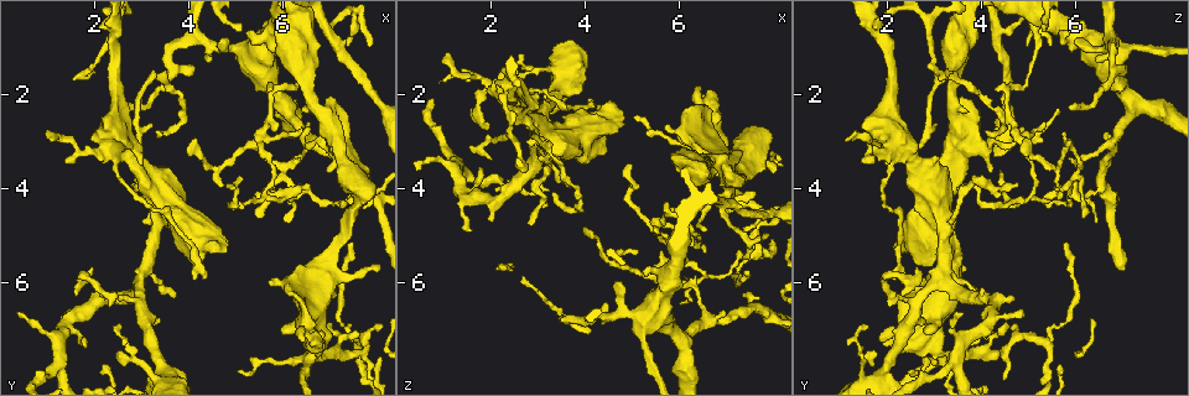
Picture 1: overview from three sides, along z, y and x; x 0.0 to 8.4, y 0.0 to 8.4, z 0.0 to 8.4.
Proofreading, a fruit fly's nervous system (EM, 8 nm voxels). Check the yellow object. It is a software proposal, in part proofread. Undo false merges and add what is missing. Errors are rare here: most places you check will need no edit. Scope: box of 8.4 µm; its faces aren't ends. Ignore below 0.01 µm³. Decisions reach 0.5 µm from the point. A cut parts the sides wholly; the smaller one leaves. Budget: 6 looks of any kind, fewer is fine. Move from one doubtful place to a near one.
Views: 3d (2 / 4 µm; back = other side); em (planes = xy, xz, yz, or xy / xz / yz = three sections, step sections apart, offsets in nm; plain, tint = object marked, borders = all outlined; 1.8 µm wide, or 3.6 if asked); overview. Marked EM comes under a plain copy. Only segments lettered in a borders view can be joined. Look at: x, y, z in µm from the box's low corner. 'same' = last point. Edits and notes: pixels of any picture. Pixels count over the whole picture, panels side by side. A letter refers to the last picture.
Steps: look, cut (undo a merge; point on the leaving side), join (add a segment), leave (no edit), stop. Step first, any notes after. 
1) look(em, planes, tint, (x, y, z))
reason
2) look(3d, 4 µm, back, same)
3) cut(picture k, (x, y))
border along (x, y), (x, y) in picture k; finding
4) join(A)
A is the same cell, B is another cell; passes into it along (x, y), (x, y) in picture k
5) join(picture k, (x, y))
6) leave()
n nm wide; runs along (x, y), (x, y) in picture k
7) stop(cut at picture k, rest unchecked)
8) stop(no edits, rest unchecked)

look(em, 3.6 µm, planes, borders, (3.50, 4.60, 3.20))
calibre changes

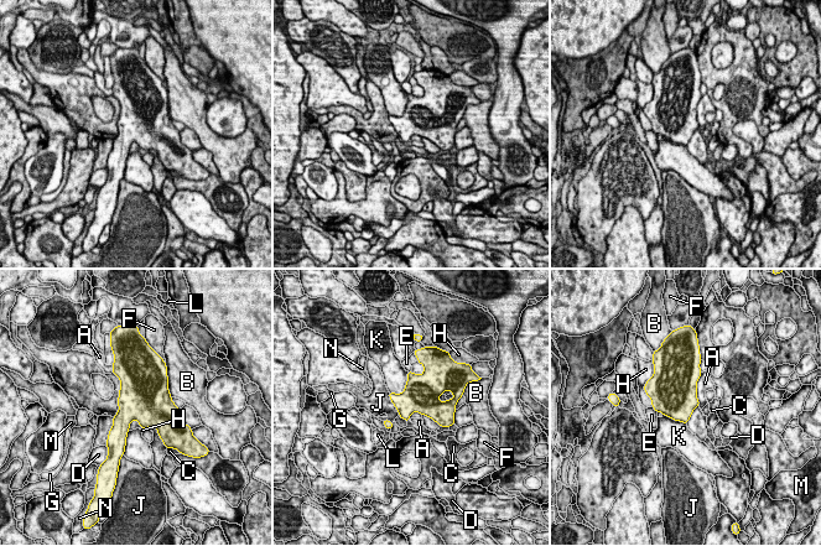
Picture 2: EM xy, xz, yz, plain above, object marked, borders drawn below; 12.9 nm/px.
leave()
A, B, C, D, E, F, G, H, J, K, L, M and N are other cells; continuous, no second neuron

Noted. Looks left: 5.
look(3d, 2 µm, (6.60, 7.05, 2.70))
sudden change in width

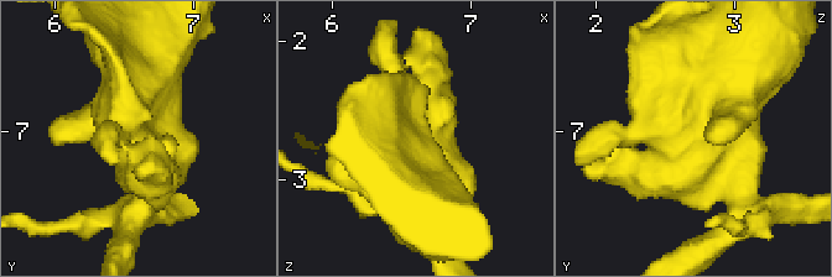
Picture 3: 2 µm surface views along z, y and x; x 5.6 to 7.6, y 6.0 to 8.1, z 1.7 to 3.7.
look(em, planes, borders, (6.60, 7.08, 2.78))
need the tissue

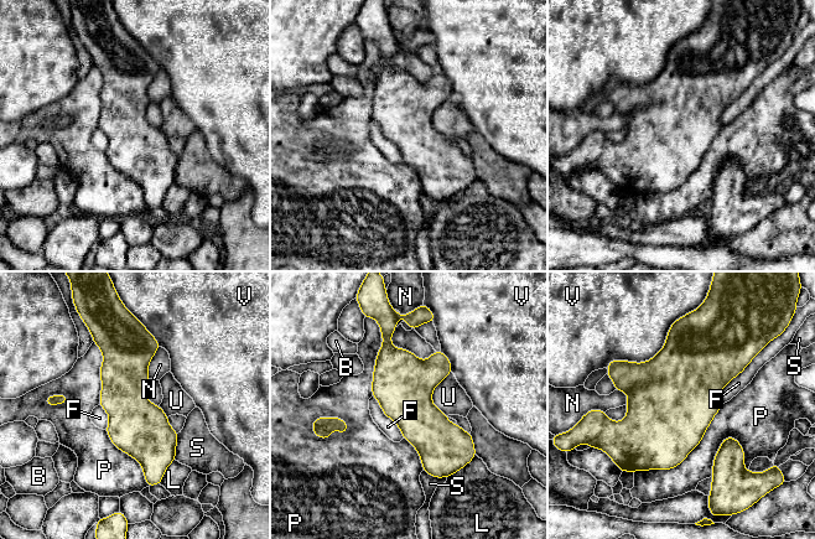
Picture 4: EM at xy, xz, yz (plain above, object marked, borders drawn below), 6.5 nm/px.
leave()
380 nm wide; P touches over 750 nm; B, F, L, N, P, S, U and V are other cells; one neuron here

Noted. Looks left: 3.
look(3d, 4 µm, (6.95, 0.65, 4.30))
branch point

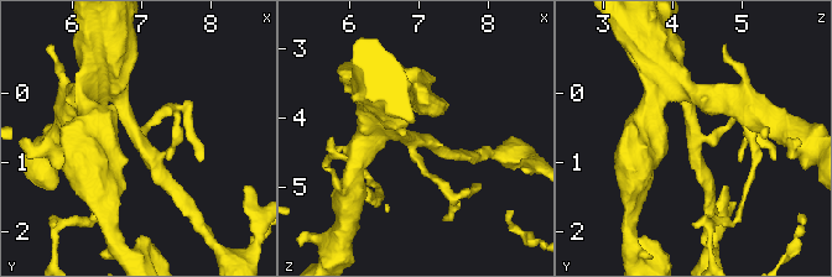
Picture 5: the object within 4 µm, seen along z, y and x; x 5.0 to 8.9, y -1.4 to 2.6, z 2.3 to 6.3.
look(em, yz, step 4, tint, (7.00, 0.70, 4.40))
now the EM

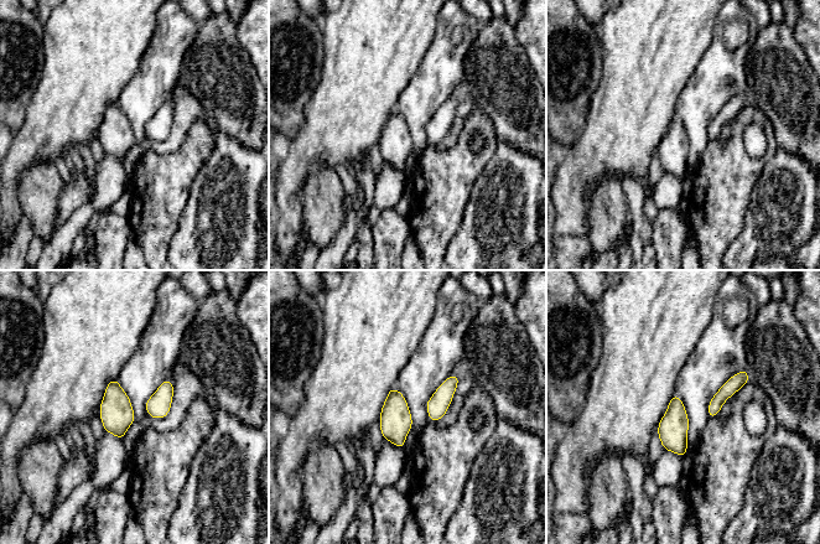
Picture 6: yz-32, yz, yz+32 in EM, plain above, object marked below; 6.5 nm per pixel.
look(em, xz, step 8, borders, same)
cut it another way

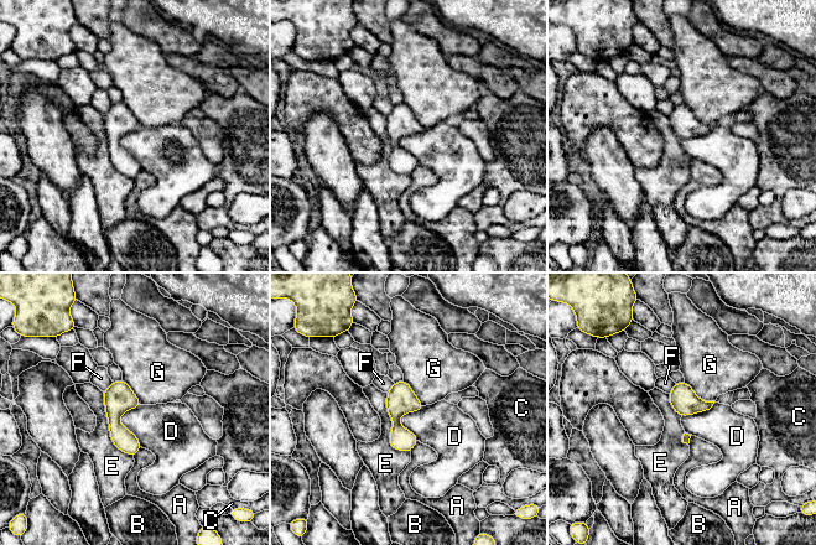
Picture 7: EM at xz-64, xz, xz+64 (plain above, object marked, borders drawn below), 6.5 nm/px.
leave()
A, B, C, D, E, F and G are other cells; 3 arms; border along (141, 404), (120, 416), (141, 446) in picture 7; all the same neuron

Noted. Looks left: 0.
stop(no edits, rest unchecked)

